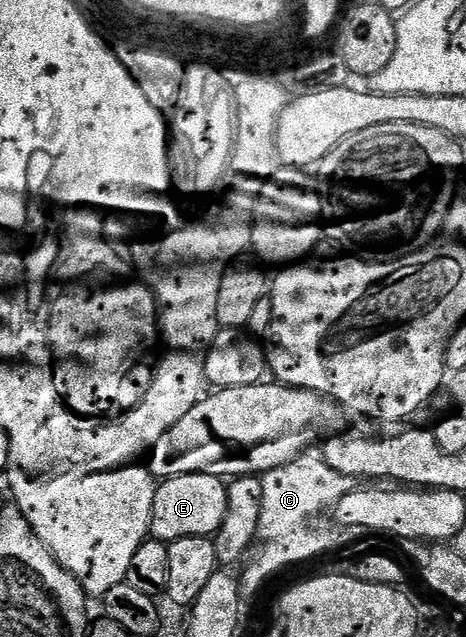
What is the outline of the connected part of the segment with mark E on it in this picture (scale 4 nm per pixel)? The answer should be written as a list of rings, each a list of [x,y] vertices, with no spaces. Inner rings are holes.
[[[191,473],[161,480],[152,504],[151,536],[171,543],[187,537],[212,537],[222,527],[227,513],[228,485],[214,475]]]

